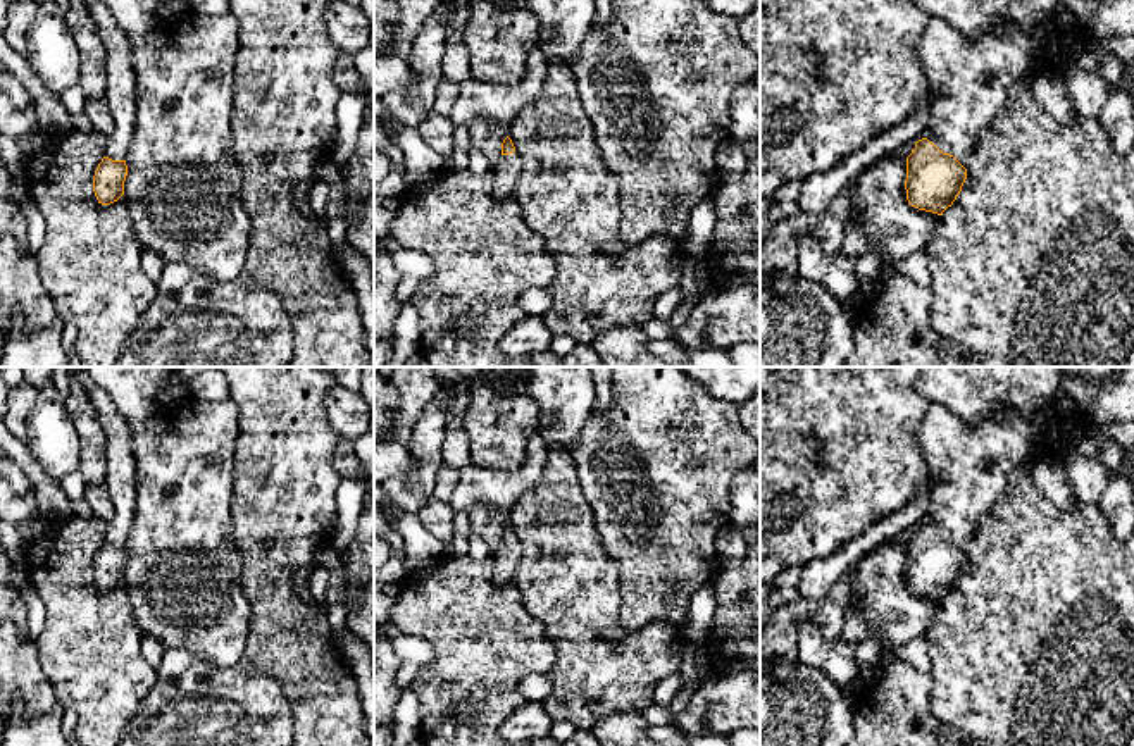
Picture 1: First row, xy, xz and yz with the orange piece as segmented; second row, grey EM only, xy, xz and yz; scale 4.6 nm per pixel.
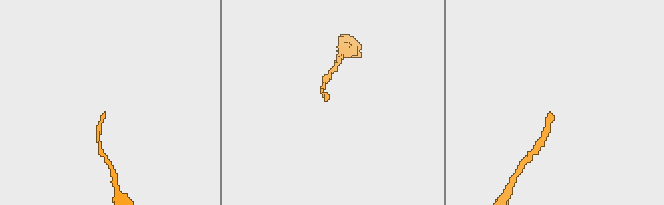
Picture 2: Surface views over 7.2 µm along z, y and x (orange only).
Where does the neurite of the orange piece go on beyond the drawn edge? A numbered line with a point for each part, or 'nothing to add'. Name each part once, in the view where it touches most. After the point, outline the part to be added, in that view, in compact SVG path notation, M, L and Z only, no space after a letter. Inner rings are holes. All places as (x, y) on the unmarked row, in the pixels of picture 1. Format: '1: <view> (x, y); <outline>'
1: yz (969, 466); M929 405L919 429L931 484L931 510L925 524L969 556L982 513L1005 489L1010 472L1032 451L1034 436L1036 429L1017 415L1001 420L989 417L977 426L967 426L950 408Z

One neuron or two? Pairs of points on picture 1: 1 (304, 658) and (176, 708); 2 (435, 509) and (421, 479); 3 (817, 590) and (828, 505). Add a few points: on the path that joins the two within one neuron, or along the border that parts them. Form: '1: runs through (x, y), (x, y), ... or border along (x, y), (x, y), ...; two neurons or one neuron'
1: border along (242, 658), (267, 672), (280, 684), (290, 707); two neurons
2: border along (431, 497), (416, 514); two neurons
3: border along (855, 536), (829, 553), (812, 559), (803, 567); two neurons

